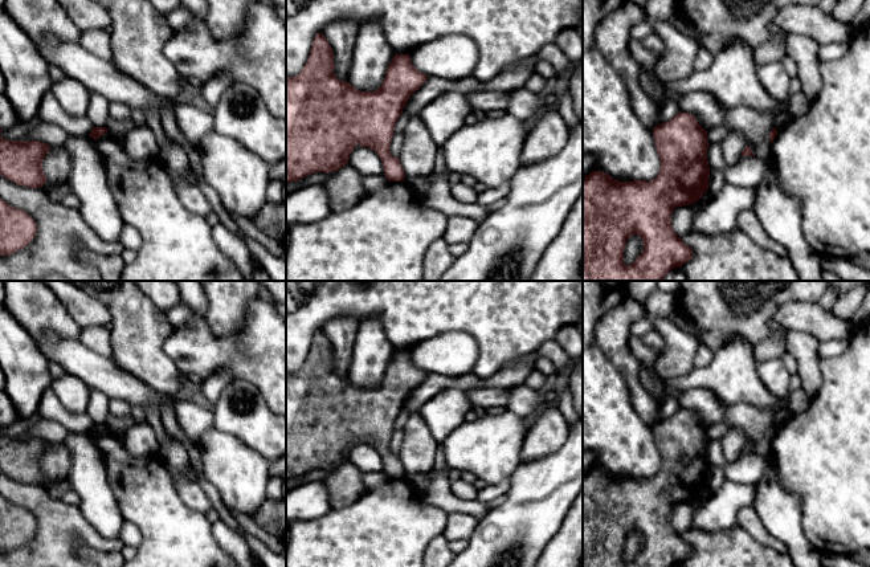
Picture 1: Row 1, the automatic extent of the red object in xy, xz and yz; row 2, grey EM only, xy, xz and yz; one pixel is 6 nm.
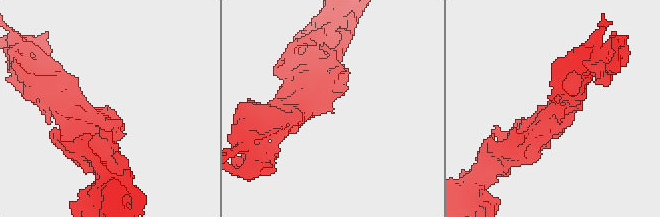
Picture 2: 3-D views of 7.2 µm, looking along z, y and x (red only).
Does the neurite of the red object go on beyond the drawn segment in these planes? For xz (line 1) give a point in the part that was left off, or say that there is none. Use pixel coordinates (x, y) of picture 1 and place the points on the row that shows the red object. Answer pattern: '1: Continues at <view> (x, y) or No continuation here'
1: No continuation here

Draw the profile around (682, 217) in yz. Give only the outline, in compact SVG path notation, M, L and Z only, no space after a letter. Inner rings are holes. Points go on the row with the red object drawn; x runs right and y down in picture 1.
M689 204L673 209L671 225L678 237L693 231L694 217L703 209L704 204Z

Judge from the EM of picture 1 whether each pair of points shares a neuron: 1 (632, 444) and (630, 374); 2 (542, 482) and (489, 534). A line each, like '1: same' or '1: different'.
1: different
2: same

